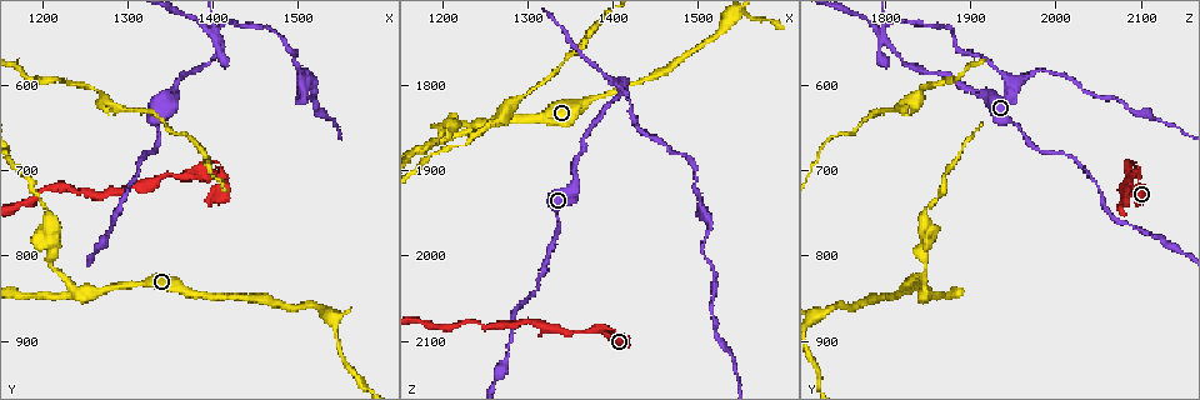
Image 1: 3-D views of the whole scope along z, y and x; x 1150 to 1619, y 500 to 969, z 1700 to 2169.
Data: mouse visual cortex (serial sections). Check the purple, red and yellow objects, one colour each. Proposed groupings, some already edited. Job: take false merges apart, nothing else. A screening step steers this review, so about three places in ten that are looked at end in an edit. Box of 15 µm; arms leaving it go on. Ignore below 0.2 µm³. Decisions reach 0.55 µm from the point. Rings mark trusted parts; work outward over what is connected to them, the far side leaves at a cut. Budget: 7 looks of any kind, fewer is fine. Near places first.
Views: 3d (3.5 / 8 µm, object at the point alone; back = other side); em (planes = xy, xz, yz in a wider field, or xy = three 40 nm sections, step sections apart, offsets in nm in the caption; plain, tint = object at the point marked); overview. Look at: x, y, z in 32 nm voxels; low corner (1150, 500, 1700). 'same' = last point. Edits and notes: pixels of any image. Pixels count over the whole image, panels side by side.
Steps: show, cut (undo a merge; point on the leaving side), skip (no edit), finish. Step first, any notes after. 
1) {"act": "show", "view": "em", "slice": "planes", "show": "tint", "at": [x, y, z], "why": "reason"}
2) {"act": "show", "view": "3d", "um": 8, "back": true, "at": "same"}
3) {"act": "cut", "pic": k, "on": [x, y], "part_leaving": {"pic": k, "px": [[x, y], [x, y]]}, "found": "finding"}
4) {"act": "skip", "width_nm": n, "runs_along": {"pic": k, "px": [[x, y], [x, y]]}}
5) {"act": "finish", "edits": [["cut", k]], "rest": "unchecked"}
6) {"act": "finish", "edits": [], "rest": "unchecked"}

{"act": "show", "view": "3d", "um": 3.5, "at": [1360, 710, 2085]}

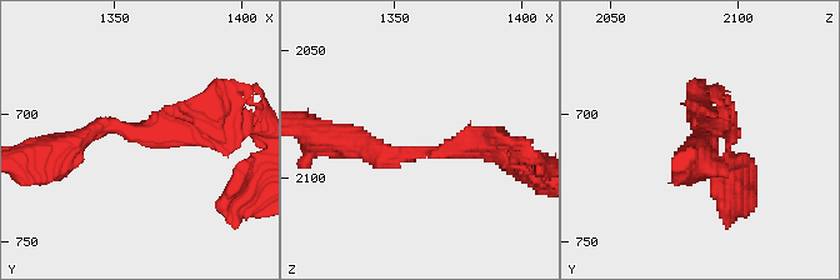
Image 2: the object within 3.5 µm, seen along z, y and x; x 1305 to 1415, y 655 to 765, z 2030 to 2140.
{"act": "show", "view": "em", "slice": "xy", "step": 2, "show": "plain", "at": [1360, 707, 2090], "arm_widths_nm": [250, 250]}

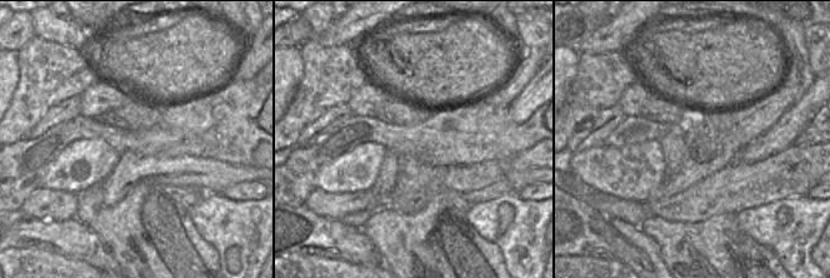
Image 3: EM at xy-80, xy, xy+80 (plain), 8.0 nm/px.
{"act": "show", "view": "em", "slice": "xy", "step": 2, "show": "tint", "at": "same", "why": "where the object lies"}

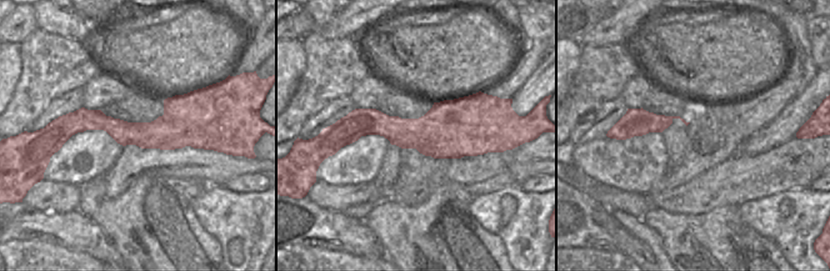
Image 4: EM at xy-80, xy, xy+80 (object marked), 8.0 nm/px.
{"act": "skip", "width_nm": 440, "runs_along": {"pic": 4, "px": [[71, 128], [201, 137]]}, "found": "one cell here"}

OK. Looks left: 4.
{"act": "show", "view": "3d", "um": 3.5, "at": [1405, 540, 1795], "why": "sharp bend"}

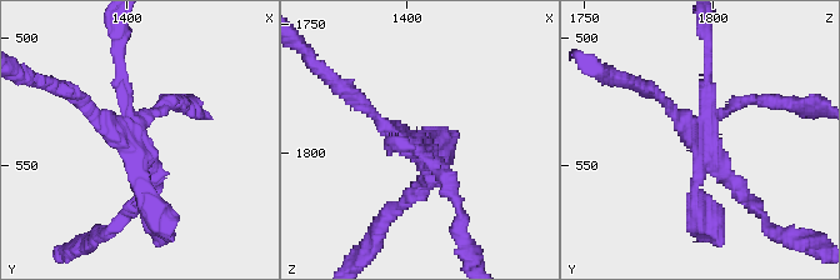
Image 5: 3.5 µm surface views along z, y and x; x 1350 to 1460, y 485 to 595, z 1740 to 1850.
{"act": "show", "view": "em", "slice": "xy", "step": 3, "show": "tint", "at": [1405, 544, 1798], "why": "need the tissue"}

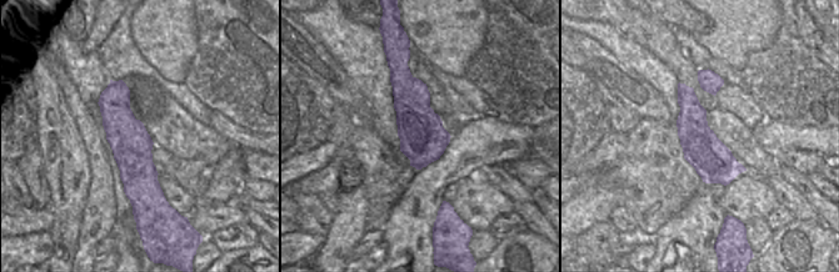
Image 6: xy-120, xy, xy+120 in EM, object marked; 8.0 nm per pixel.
{"act": "show", "view": "em", "slice": "xy", "step": 5, "show": "tint", "at": "same", "why": "cut it another way"}

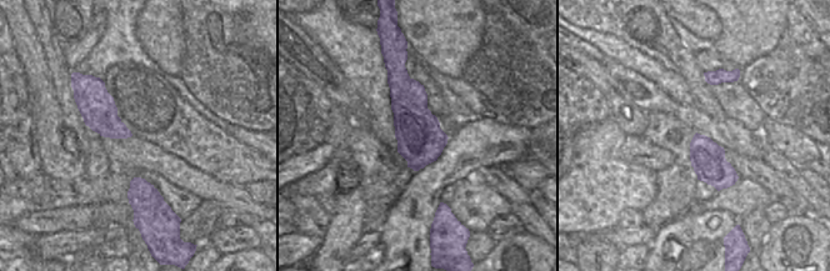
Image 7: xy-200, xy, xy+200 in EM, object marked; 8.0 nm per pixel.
{"act": "cut", "pic": 5, "on": [746, 99], "part_leaving": {"pic": 5, "px": [[720, 116], [740, 100], [810, 104]]}, "found": "a second cell is stuck on"}

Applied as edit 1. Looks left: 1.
{"act": "finish", "edits": [["cut", 5]], "rest": "unchecked"}

